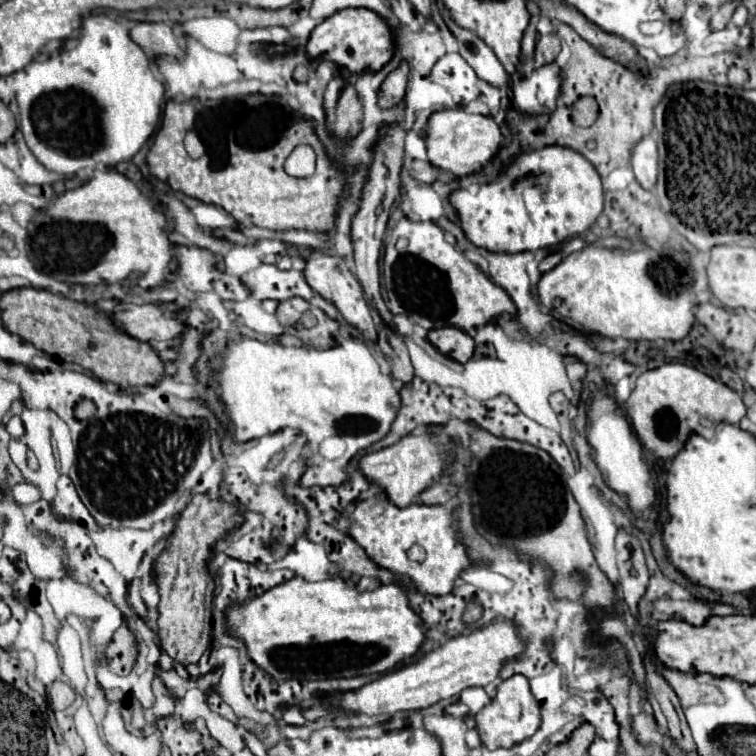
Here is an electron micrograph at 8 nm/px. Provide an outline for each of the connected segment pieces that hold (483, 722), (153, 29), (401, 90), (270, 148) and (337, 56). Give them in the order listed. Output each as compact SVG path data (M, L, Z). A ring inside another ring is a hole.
M513 675L511 679L499 685L493 701L475 715L475 721L479 737L487 749L499 749L499 747L511 749L513 745L535 735L535 731L541 725L541 707L533 697L533 693L529 691L527 679L523 675Z
M137 23L131 29L131 39L141 45L147 56L168 55L175 59L185 57L185 47L175 31L165 23Z
M401 63L399 69L395 69L395 71L385 79L385 83L381 85L379 105L381 105L381 107L401 105L401 103L403 103L403 97L405 97L407 81L409 81L409 67L407 67L407 63Z
M241 95L233 99L223 99L211 107L201 107L195 121L187 121L187 103L167 101L163 125L155 135L153 147L147 155L149 171L163 181L163 169L167 171L167 183L189 197L201 199L205 203L213 203L223 207L227 213L233 215L237 225L249 227L265 227L271 231L289 231L289 229L307 229L317 233L333 233L337 213L343 205L343 193L349 189L349 177L353 173L353 167L339 167L331 163L327 157L327 151L321 143L321 139L315 135L315 125L307 117L299 117L289 105L283 105L281 97L267 97L267 95ZM187 129L193 129L199 133L207 147L207 155L201 159L187 157L187 151L183 147L183 137ZM309 143L313 151L317 153L317 171L311 177L295 179L289 177L283 169L285 159L289 153L297 147Z
M343 9L315 27L307 43L307 53L317 59L331 59L345 75L357 75L367 69L381 69L395 53L395 35L387 19L371 9Z

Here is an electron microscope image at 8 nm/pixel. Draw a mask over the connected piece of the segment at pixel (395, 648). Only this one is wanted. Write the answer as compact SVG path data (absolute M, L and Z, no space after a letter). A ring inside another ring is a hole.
M293 577L243 605L233 605L227 627L245 641L251 661L275 679L381 675L413 657L425 641L425 623L409 607L401 583L359 593L357 583L341 577L321 581Z

